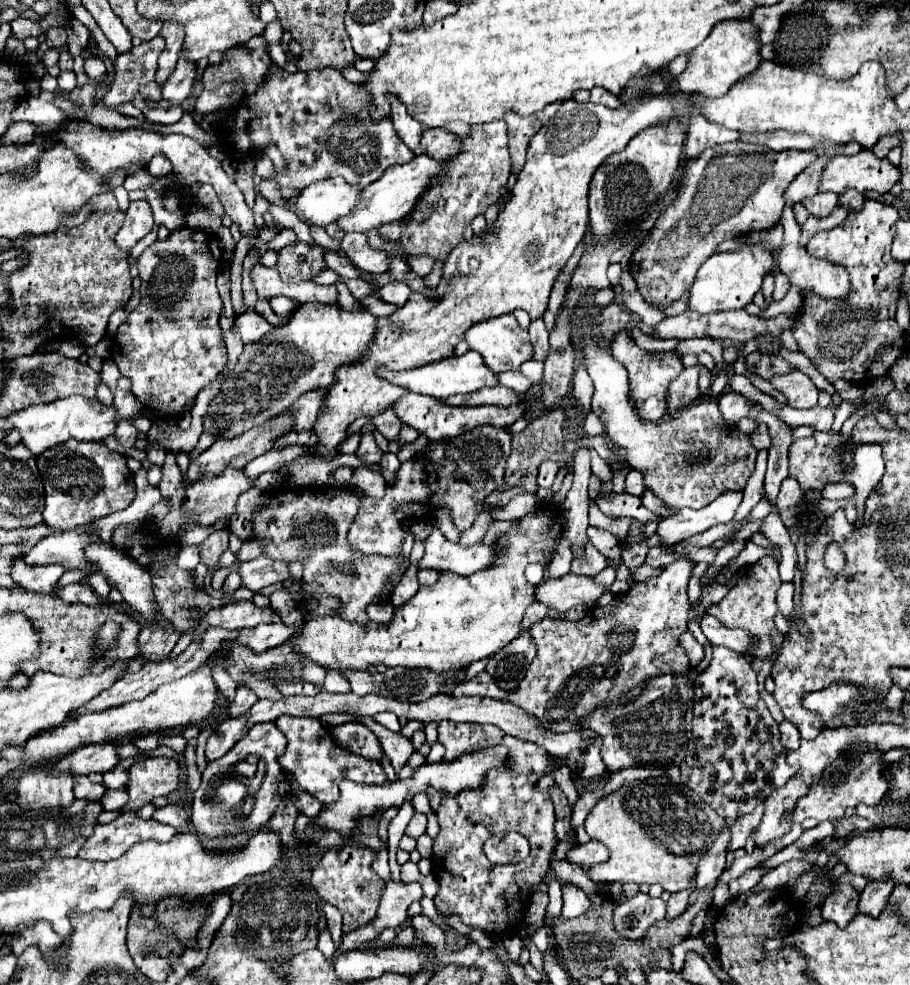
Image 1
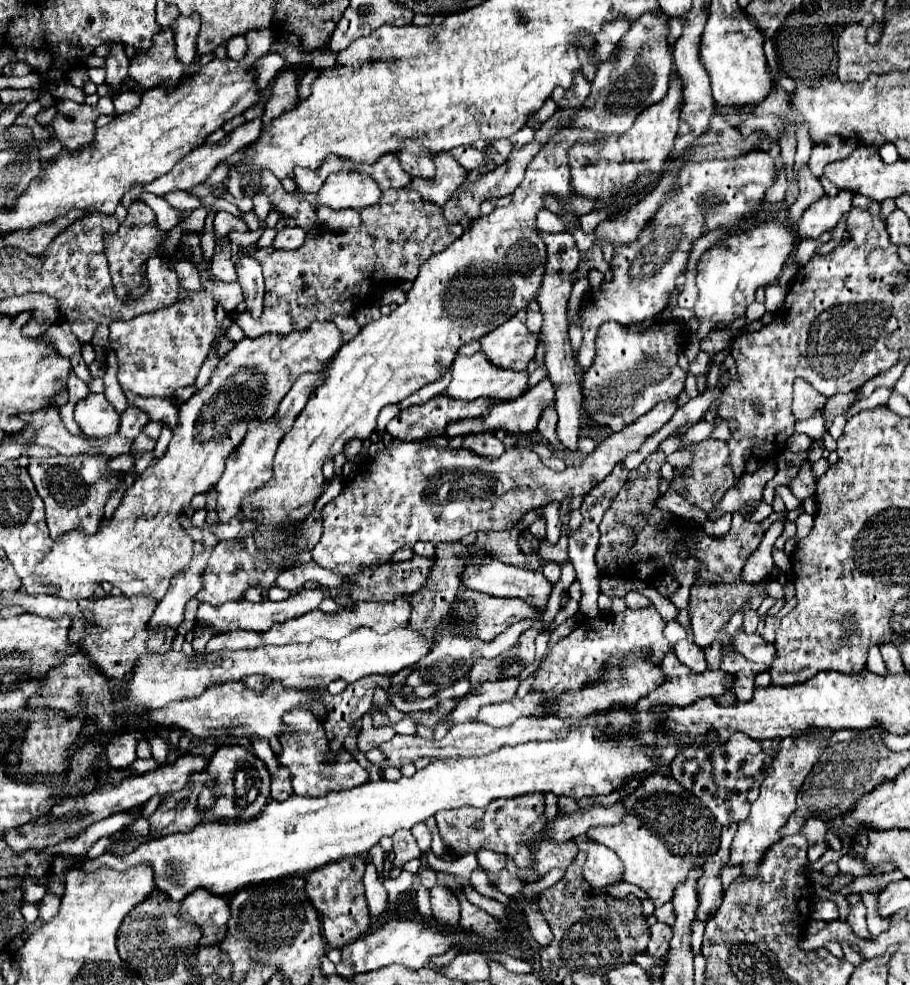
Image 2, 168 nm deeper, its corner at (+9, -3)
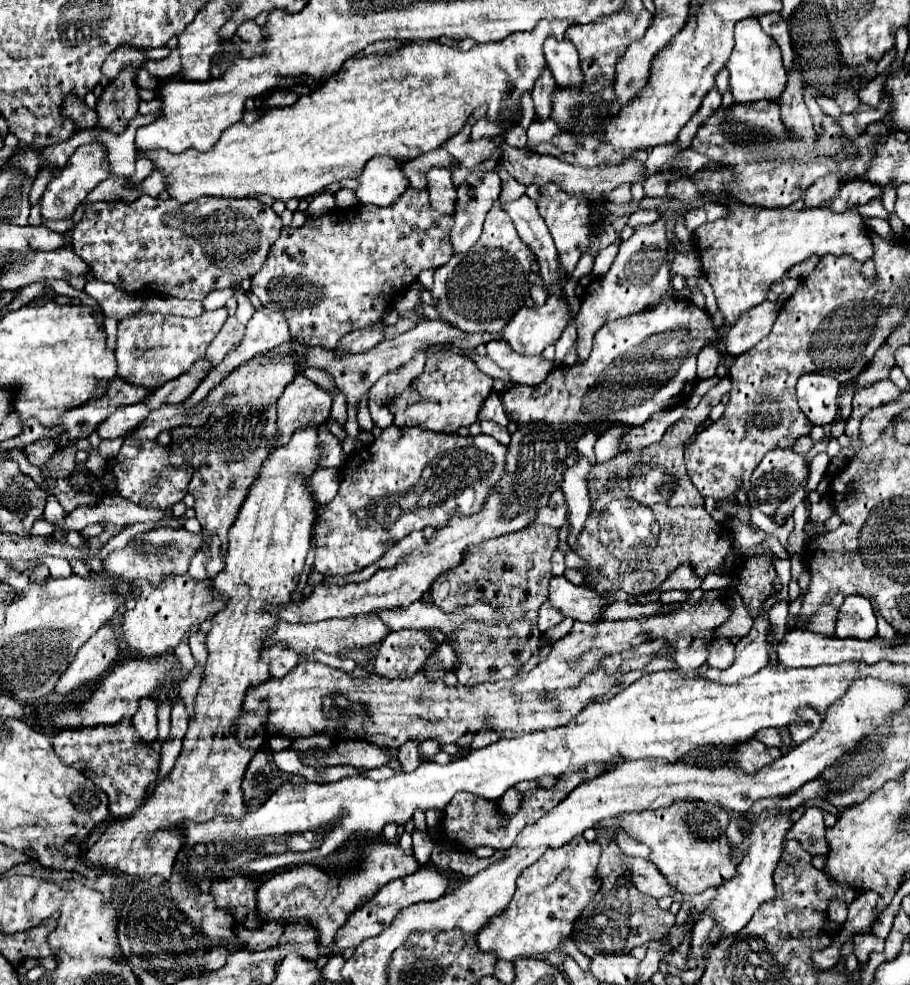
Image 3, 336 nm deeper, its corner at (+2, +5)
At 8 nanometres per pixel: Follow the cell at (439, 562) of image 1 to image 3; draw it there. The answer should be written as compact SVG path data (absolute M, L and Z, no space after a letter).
M551 576L547 600L565 616L581 622L597 622L607 602L591 588L575 586L565 576Z

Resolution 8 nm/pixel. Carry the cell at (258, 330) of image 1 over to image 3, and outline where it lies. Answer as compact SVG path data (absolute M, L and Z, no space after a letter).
M407 188L395 204L385 208L359 206L359 210L335 210L321 218L307 218L301 228L281 228L281 236L271 246L263 268L251 280L251 292L263 306L281 312L283 316L291 312L291 316L287 316L287 324L297 342L305 346L335 348L339 336L377 322L381 312L391 306L391 296L407 290L421 270L447 264L453 254L449 236L453 224L453 214L441 214L431 208L427 190L415 188Z

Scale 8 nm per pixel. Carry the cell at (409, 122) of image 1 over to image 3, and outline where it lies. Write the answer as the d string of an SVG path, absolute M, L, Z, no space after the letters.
M429 168L427 192L431 196L431 206L439 212L453 212L455 206L455 188L451 182L451 172L447 168Z

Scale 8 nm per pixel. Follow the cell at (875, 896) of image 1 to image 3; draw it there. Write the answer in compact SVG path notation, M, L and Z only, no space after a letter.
M859 934L853 936L853 946L855 946L855 956L859 960L859 964L863 964L863 960L867 960L867 956L871 952L881 952L883 950L883 938L879 936L871 936L871 934Z

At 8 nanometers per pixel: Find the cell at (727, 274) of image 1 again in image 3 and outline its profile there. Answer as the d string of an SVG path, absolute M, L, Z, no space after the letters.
M729 204L729 218L701 224L693 232L693 242L697 252L701 252L703 274L715 290L719 312L729 316L729 324L743 312L765 302L771 284L783 280L793 264L803 262L813 254L851 254L857 260L867 260L873 252L871 240L867 240L865 222L857 208L837 214L829 208L793 212L789 208L769 210L747 204Z

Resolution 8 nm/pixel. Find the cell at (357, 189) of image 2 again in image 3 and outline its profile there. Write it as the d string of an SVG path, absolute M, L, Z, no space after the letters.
M369 160L365 170L357 176L355 196L361 204L387 206L409 186L399 170L401 160Z

